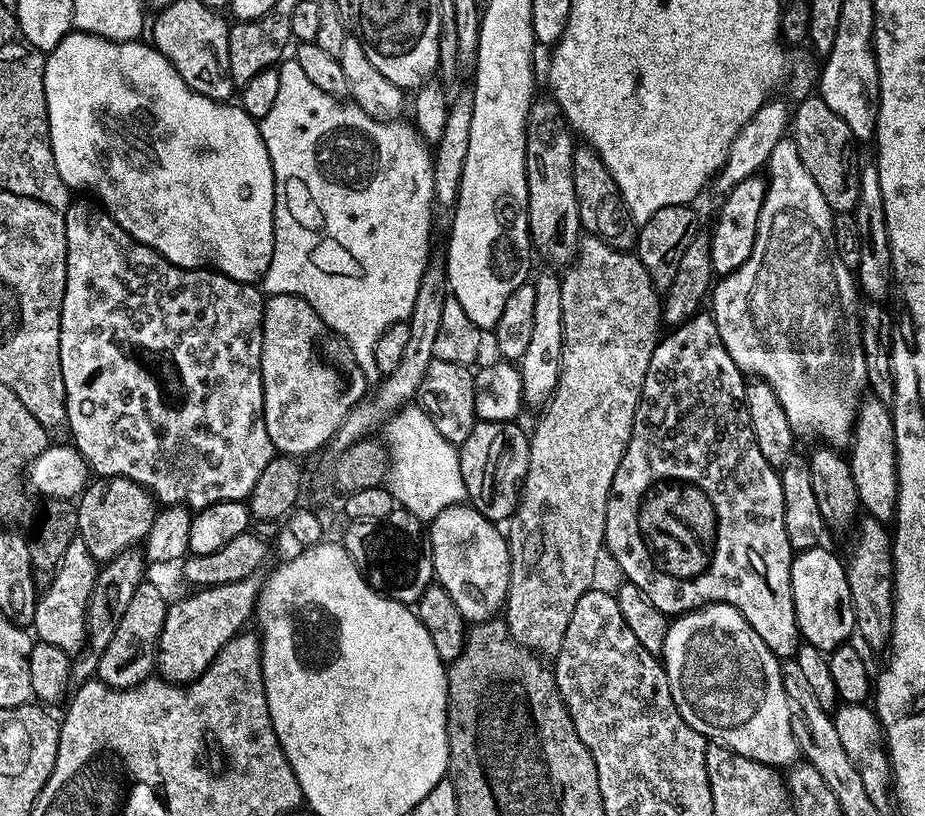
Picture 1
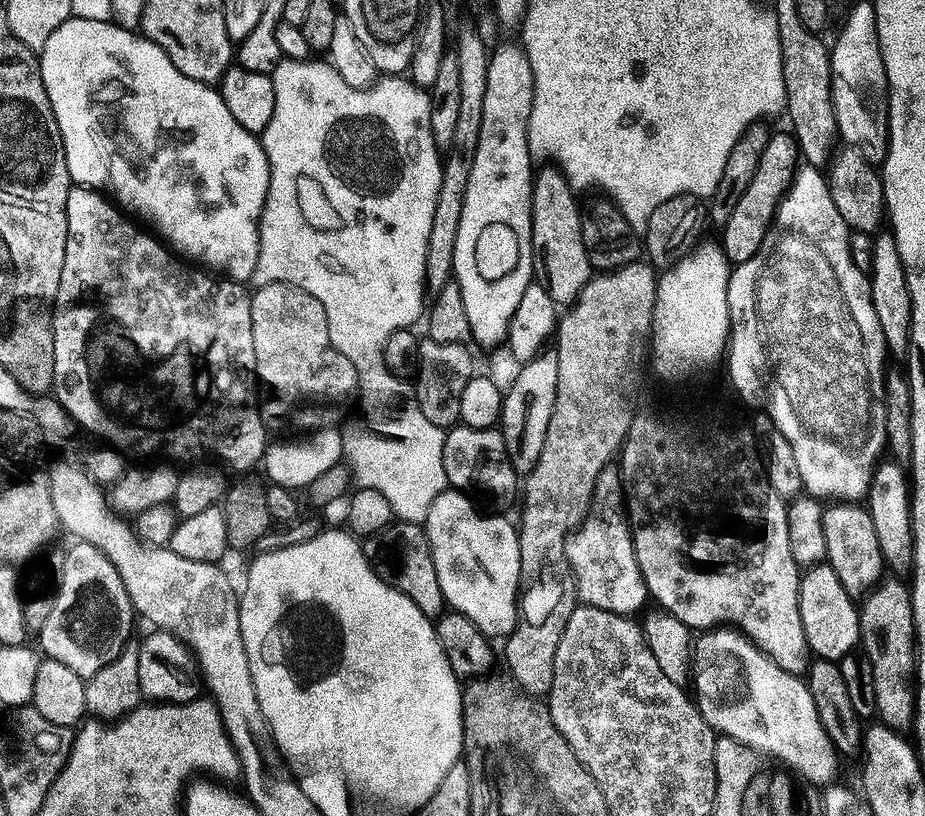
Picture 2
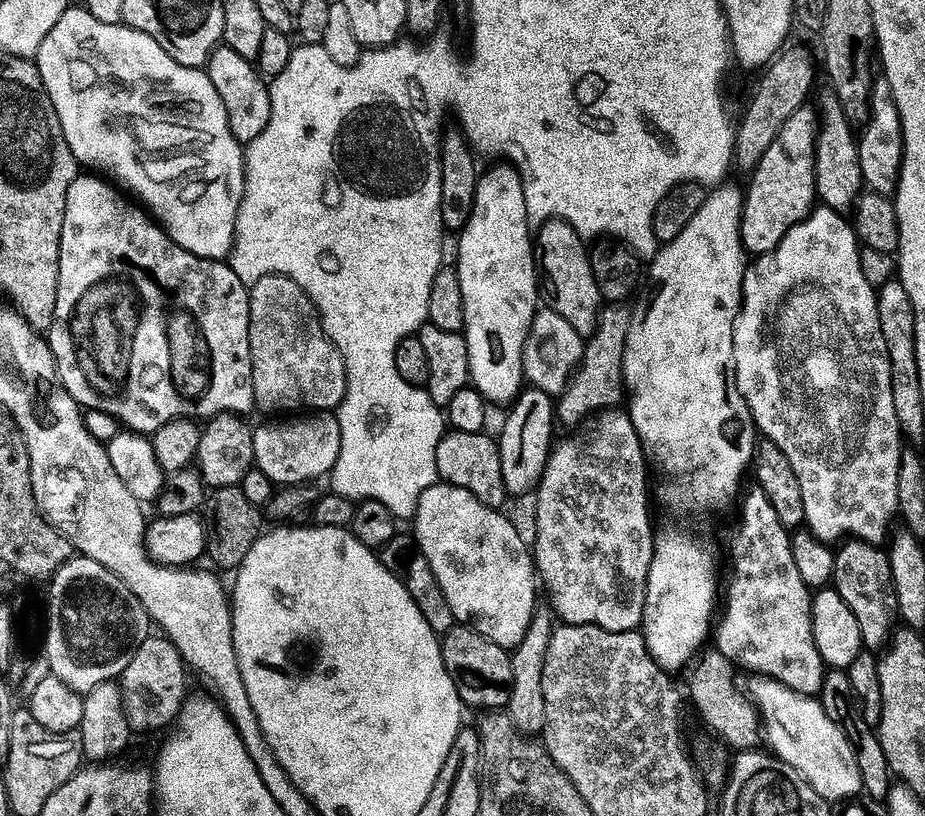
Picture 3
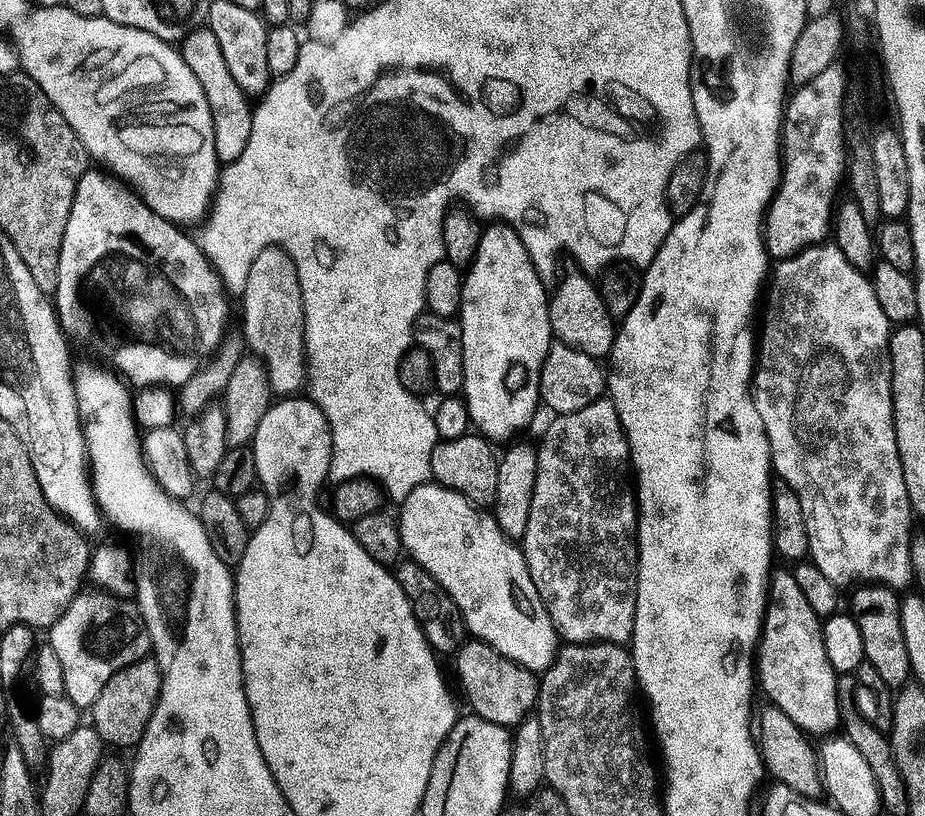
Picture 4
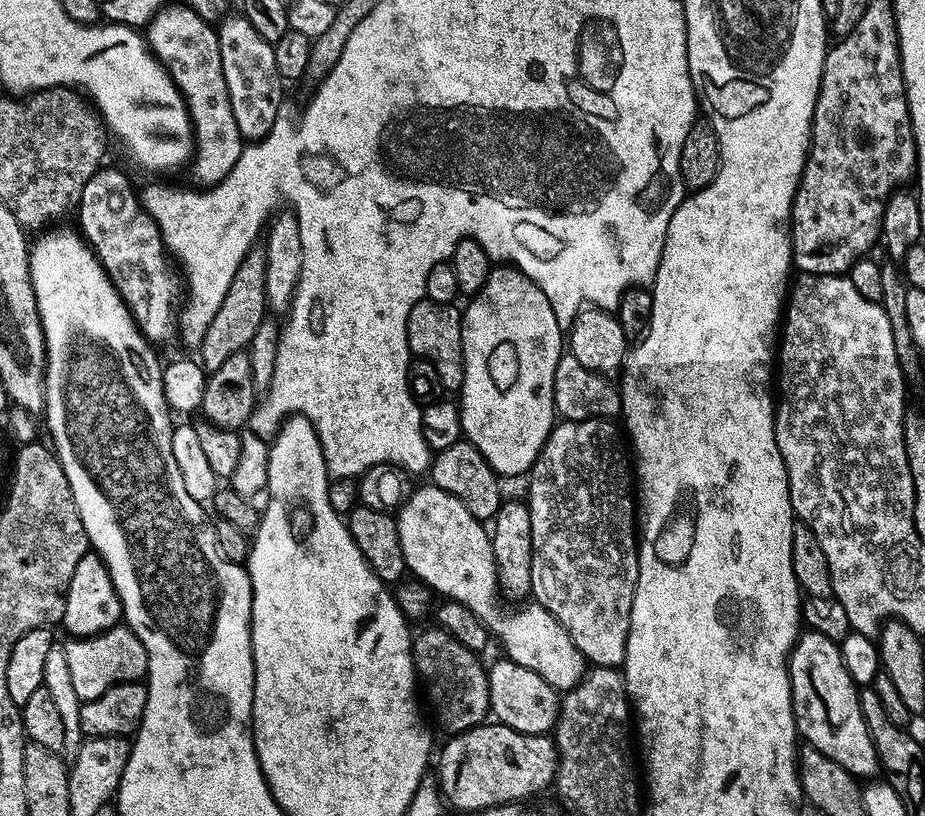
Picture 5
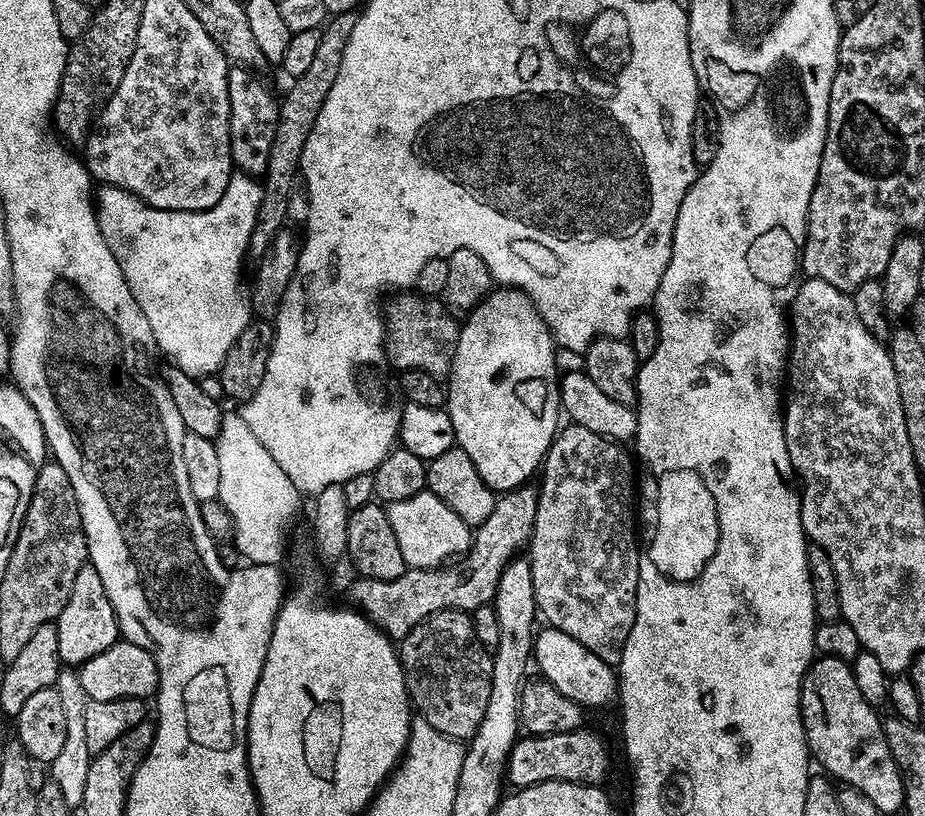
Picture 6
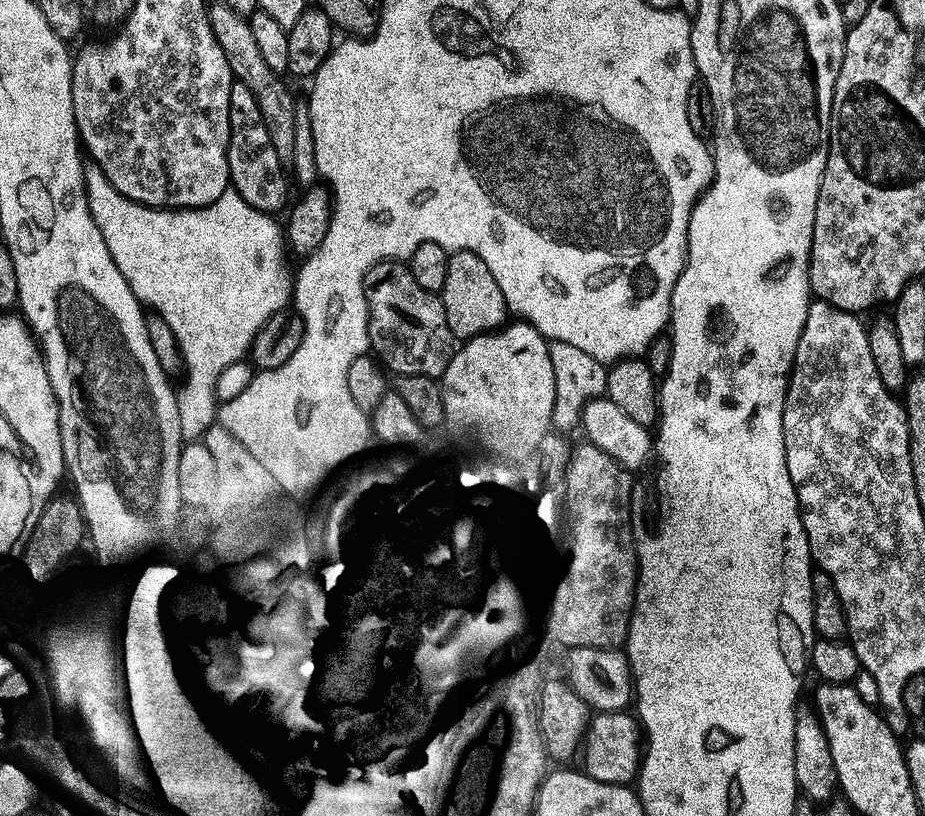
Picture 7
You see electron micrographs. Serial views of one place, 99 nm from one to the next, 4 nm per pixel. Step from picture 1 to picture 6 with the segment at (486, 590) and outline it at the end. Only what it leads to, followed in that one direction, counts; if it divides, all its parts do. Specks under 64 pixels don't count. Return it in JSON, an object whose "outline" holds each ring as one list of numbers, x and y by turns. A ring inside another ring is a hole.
{"outline":[[424,491,408,501,387,505,390,526,402,545,409,568,442,568,463,557,472,548,474,532,433,492],[551,626,545,629,534,640,534,664,540,667,539,675,585,710,615,705,620,695,617,669,591,653,586,646,574,642,570,634,562,634]]}

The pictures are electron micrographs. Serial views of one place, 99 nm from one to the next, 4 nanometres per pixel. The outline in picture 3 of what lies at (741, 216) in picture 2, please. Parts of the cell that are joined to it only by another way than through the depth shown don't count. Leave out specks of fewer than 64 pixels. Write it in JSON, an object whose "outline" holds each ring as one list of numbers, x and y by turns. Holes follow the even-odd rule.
{"outline":[[800,108,785,122,761,164,751,173,752,185,746,188,740,233,745,252,753,257,769,256,788,231,807,220,817,207,816,136,820,122,817,113,810,109]]}

